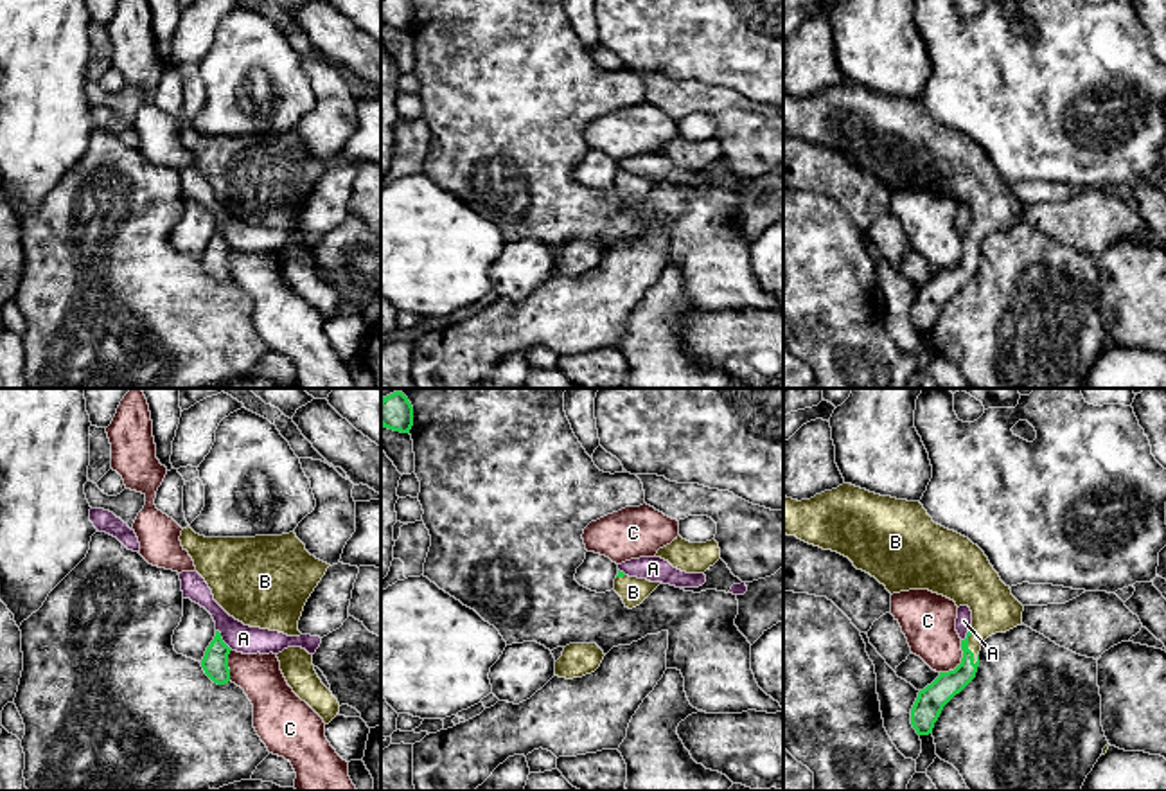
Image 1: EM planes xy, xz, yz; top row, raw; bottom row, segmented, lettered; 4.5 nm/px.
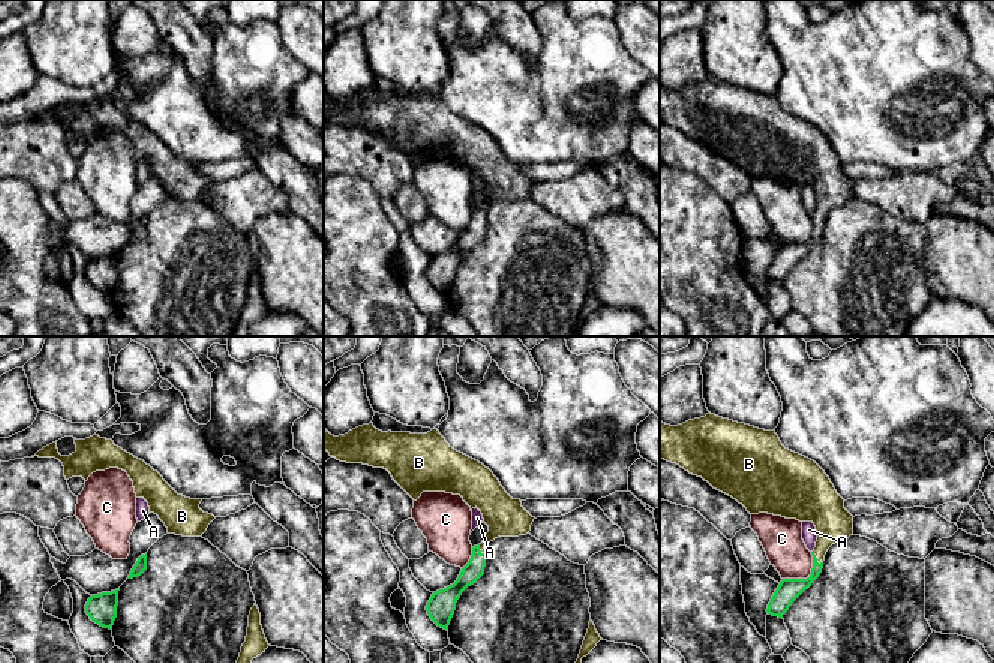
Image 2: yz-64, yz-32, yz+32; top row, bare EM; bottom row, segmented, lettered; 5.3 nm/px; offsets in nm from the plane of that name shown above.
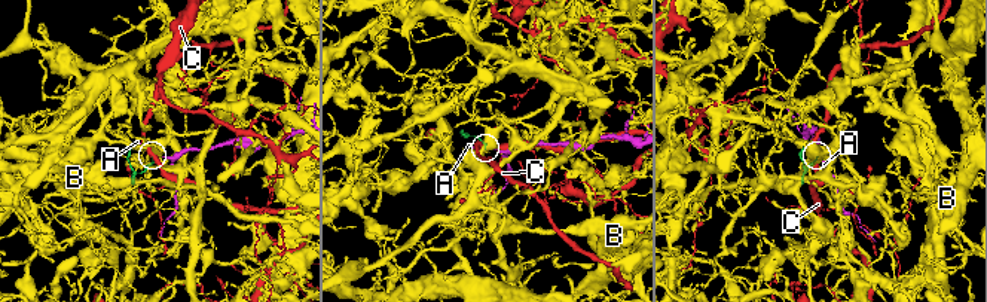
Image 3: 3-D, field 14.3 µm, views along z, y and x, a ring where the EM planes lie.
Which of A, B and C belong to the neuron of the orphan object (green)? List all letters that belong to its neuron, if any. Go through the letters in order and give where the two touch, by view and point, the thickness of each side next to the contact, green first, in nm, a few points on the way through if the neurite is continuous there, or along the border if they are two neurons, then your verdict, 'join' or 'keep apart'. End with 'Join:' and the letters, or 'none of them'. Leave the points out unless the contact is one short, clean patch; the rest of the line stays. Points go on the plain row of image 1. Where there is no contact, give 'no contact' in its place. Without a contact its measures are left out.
A: contact xy (221, 238); calibres 120 and 130 nm; border xy (216, 227), (232, 247); keep apart
B: contact yz (967, 243); calibres 110 and 200 nm; way yz (949, 281), (967, 263), (967, 243), (994, 207); join
C: contact yz (962, 259); calibres 130 and 240 nm; border yz (962, 238), (962, 257), (953, 266), (940, 270); keep apart
Join: B

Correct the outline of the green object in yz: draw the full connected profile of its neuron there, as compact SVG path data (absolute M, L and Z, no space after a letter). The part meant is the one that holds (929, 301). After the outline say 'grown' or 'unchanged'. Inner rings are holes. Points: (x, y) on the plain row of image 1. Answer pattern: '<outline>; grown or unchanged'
M852 81L801 99L783 92L783 129L848 155L891 192L929 187L958 205L970 205L972 223L961 237L961 261L940 270L911 306L918 333L932 331L943 304L976 275L983 239L1022 223L1024 203L985 149L934 120L920 99L880 93Z; grown

